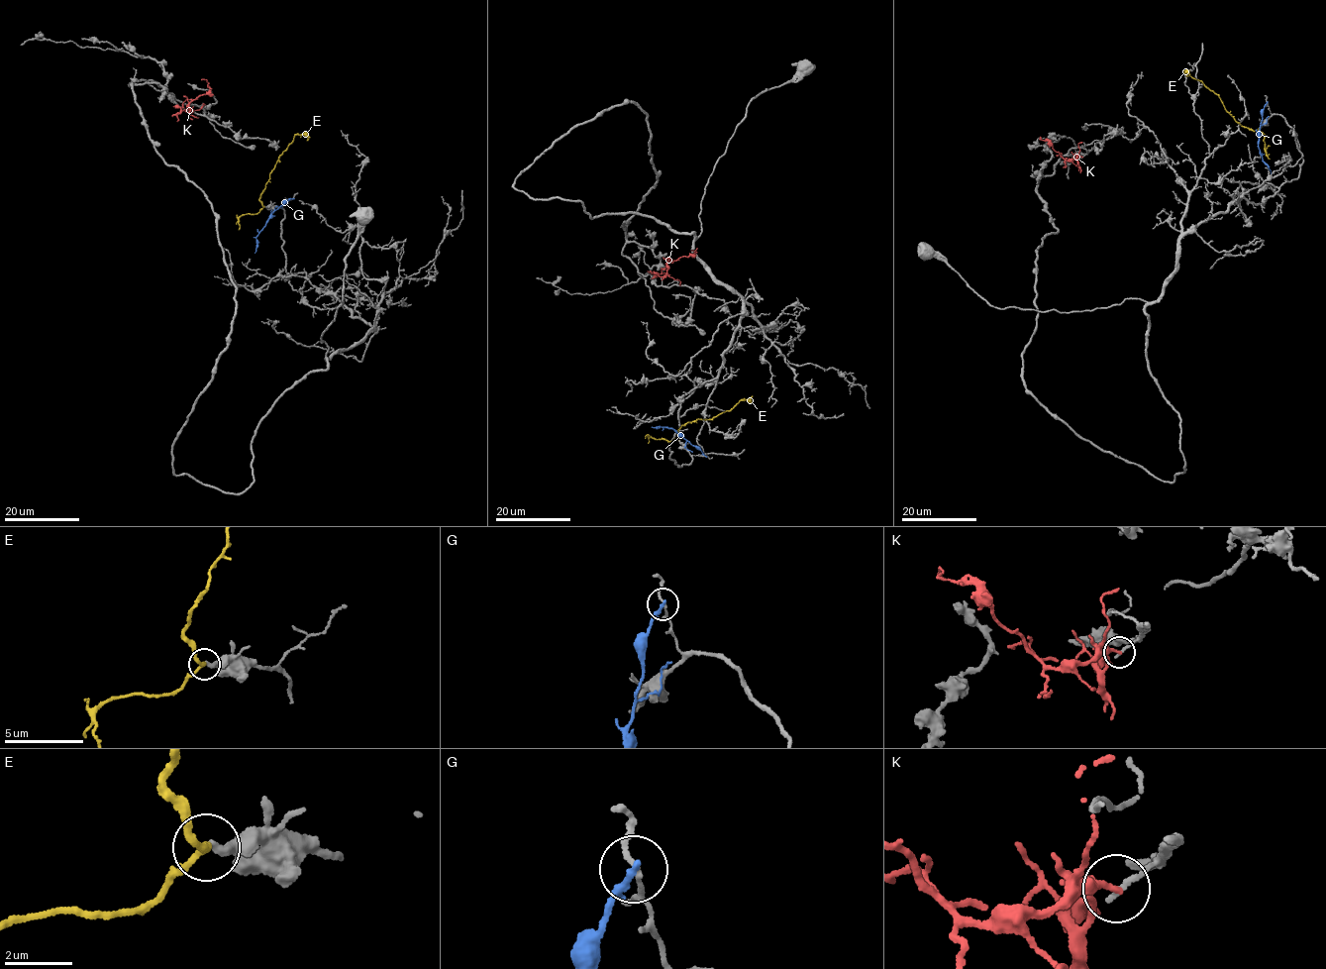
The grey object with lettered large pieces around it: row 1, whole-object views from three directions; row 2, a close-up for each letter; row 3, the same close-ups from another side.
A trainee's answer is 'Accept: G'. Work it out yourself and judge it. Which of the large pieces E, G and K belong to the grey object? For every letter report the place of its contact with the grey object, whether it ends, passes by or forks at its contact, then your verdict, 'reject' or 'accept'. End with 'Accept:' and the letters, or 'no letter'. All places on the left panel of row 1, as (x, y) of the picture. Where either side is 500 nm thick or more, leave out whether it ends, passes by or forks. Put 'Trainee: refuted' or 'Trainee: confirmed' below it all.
E: meets grey at (264, 206); it passes by; accept
G: meets grey at (293, 198); it passes by; reject
K: meets grey at (186, 110); it forks there; reject
Accept: E
Trainee: refuted

